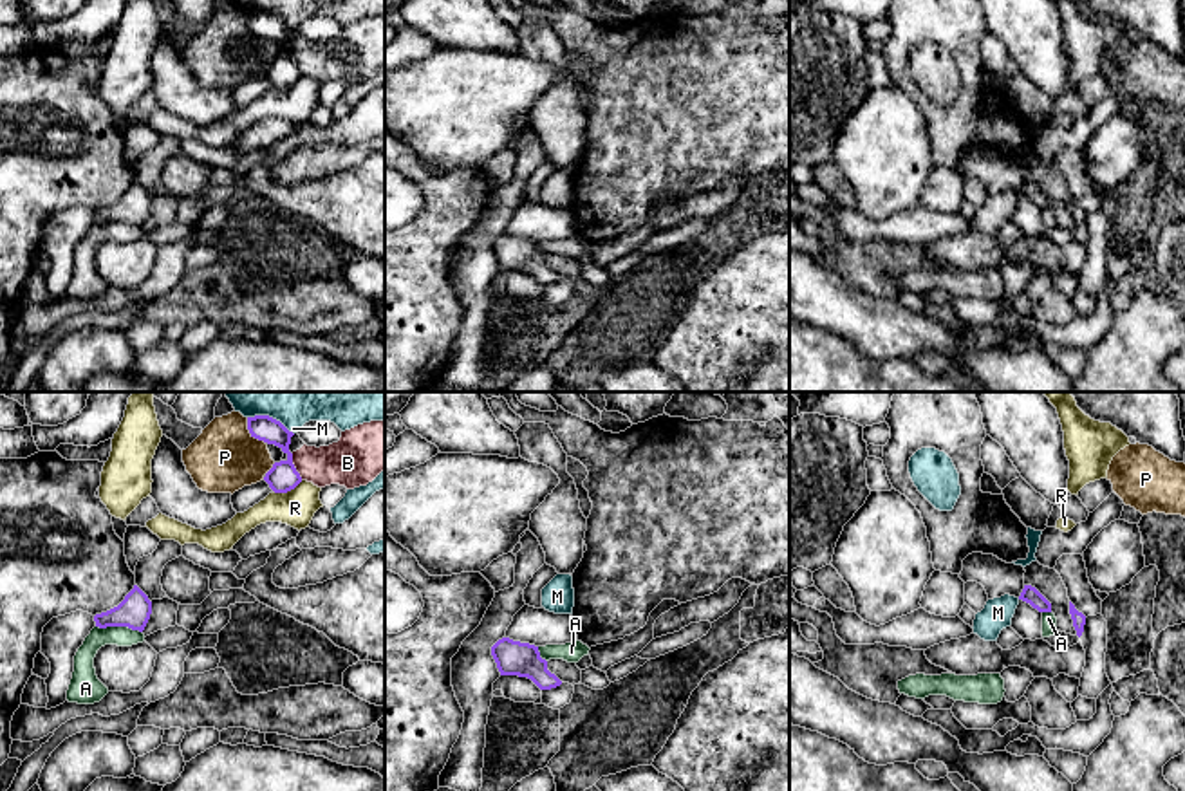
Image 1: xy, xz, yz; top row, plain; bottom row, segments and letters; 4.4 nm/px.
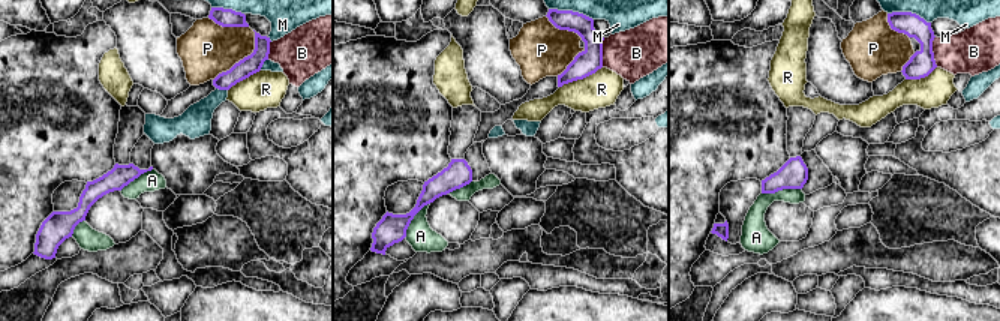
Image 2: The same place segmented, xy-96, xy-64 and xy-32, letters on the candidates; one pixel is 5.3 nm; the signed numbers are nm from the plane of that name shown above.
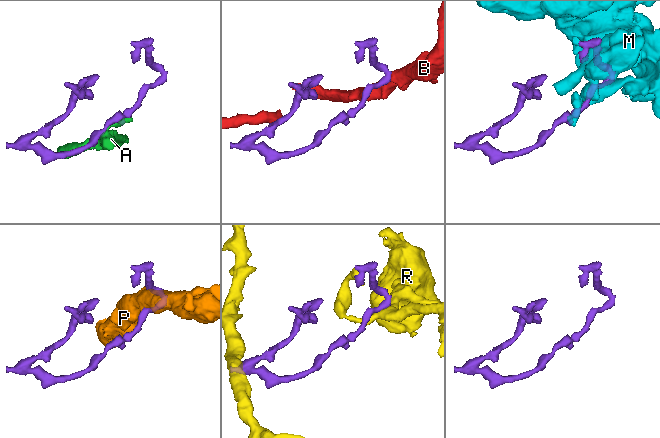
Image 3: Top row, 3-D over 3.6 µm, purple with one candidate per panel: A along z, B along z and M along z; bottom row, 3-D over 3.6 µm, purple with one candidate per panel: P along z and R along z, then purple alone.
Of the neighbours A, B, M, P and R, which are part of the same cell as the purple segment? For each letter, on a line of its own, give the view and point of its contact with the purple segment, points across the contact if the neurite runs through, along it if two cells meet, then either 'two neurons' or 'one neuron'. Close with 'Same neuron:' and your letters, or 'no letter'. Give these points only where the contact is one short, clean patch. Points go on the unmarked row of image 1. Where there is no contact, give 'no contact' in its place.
A: xy (120, 221) | two neurons
B: xy (293, 62) | along xy (291, 49), (291, 58), (302, 74) | two neurons
M: xy (271, 13) | two neurons
P: xy (250, 27) | two neurons
R: xy (288, 85) | two neurons
Same neuron: no letter

